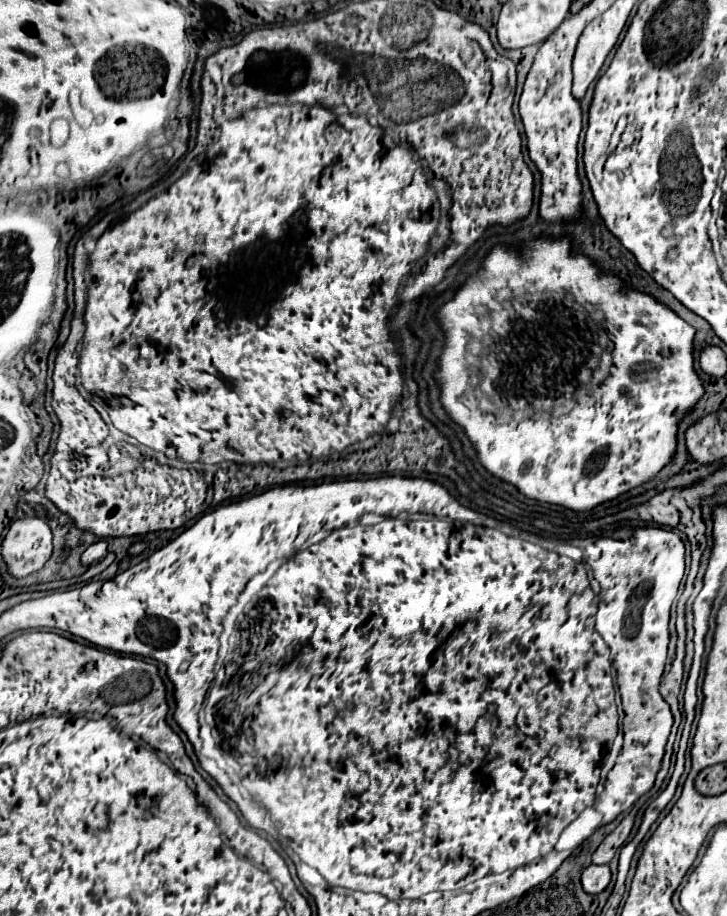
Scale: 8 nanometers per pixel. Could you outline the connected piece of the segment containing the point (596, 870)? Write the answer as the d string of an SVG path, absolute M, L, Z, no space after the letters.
M589 865L581 875L581 885L585 893L597 895L601 893L611 881L611 871L607 865Z

